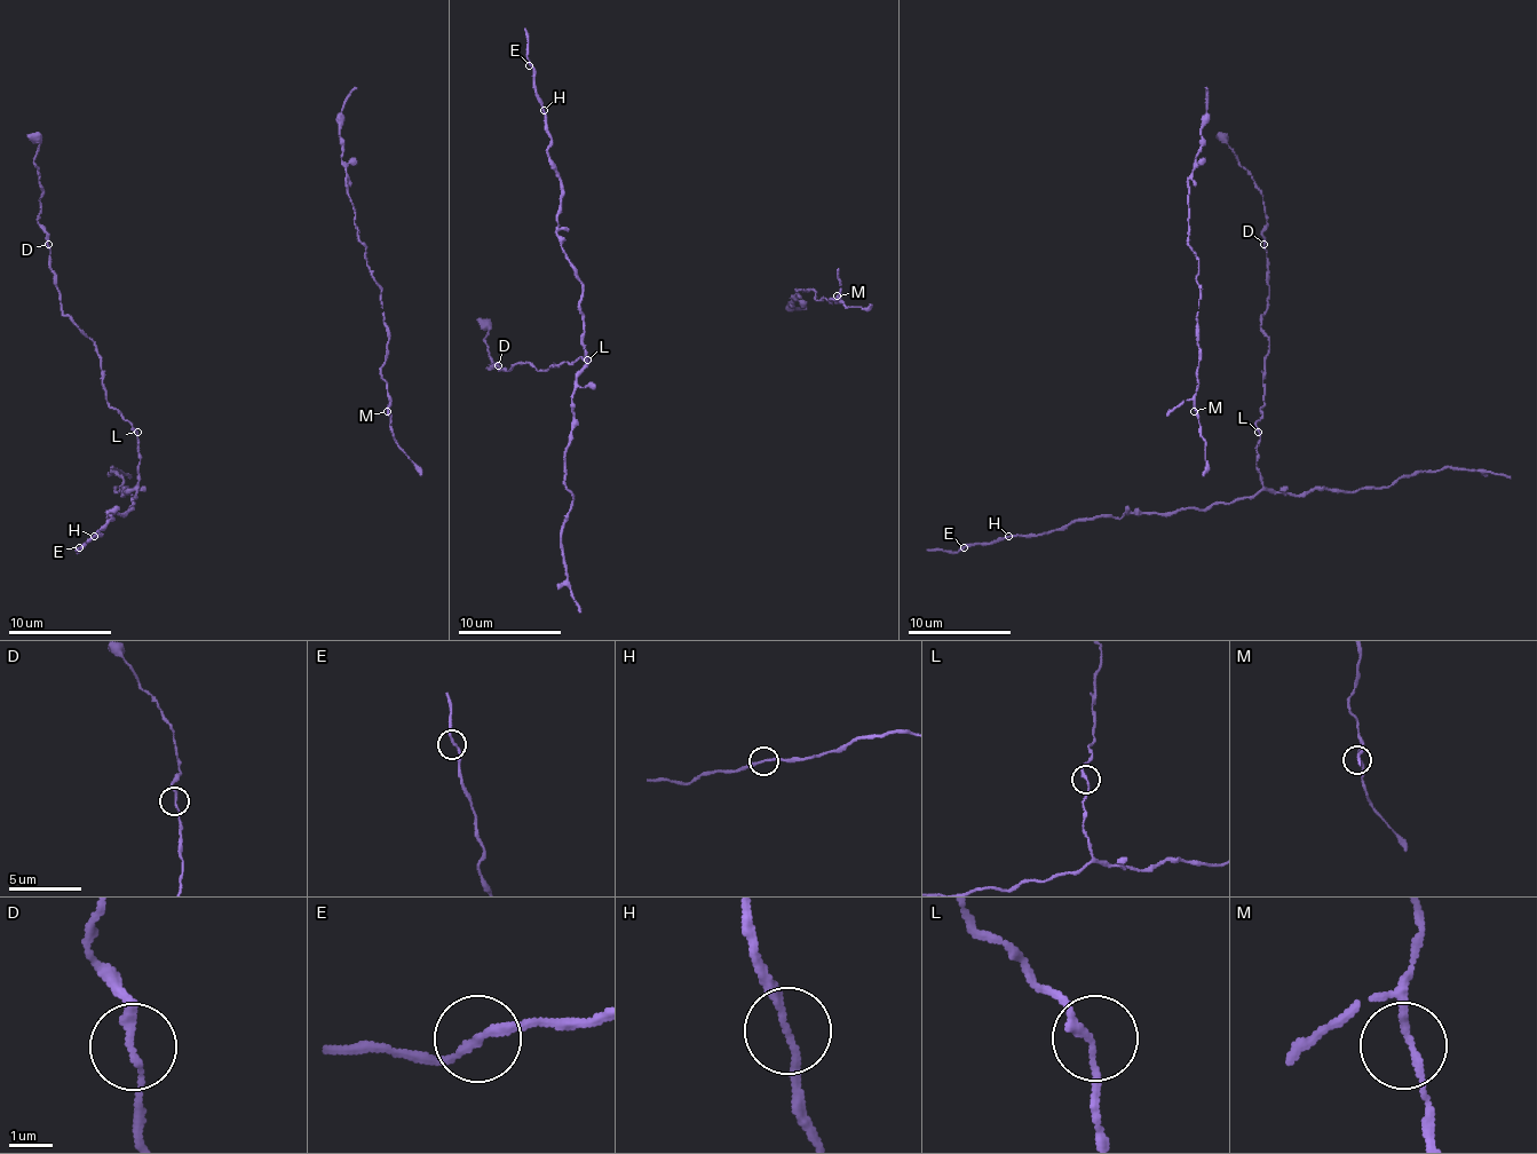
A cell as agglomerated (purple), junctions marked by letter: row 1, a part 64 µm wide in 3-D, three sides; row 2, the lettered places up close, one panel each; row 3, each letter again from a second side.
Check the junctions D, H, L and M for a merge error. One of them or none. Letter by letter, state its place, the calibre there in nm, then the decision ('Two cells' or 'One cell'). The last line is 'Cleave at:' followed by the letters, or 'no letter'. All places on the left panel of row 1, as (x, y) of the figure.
D: Place: (48, 244). Thickness 160 nm. One cell
H: Place: (94, 536). Thickness 160 nm. One cell
L: Place: (137, 432). Thickness 180 nm. One cell
M: Place: (387, 411). Thickness 160 nm. One cell
Cleave at: no letter

